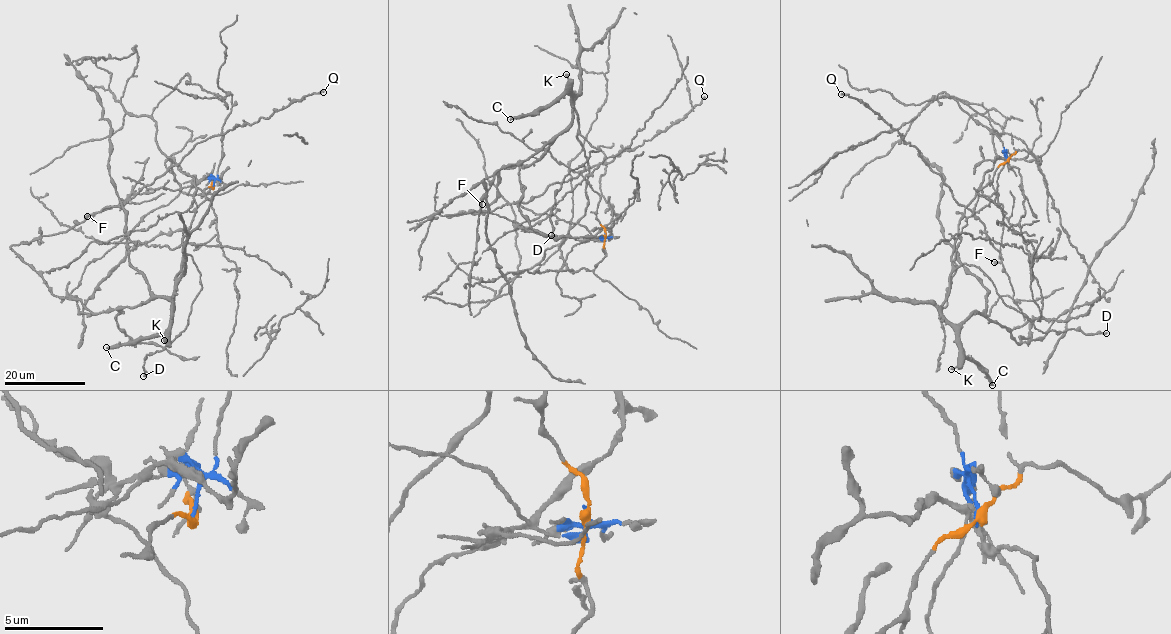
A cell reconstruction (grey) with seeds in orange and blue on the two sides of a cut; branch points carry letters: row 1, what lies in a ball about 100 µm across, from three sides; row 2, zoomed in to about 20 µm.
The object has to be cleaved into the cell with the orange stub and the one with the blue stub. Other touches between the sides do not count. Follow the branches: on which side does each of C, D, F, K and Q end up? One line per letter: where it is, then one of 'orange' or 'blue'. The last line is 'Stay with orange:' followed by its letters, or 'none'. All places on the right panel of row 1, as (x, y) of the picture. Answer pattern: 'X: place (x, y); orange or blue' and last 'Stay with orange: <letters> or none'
C: place (992, 385); orange
D: place (1106, 333); orange
F: place (994, 262); blue
K: place (951, 369); orange
Q: place (841, 94); blue
Stay with orange: C, D, K

